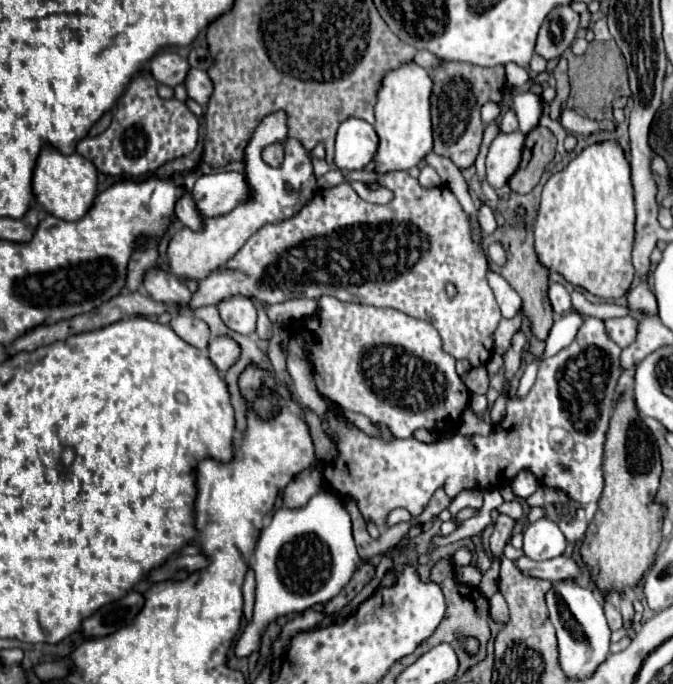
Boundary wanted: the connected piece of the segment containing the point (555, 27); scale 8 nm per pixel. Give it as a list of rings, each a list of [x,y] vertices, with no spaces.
[[[556,7],[540,27],[536,55],[540,55],[546,61],[558,59],[576,39],[576,31],[578,15],[570,7]]]

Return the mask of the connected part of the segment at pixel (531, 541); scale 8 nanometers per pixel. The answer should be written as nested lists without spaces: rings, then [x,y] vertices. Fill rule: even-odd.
[[[542,517],[524,529],[524,547],[522,549],[530,559],[544,561],[544,559],[558,557],[564,553],[566,545],[568,543],[566,543],[558,523],[548,517]]]

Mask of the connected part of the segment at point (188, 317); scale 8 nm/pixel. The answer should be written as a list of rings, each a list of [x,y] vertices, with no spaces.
[[[192,311],[186,313],[178,313],[174,315],[174,319],[170,321],[170,327],[176,331],[178,337],[182,337],[186,343],[198,347],[198,349],[208,349],[208,341],[210,341],[210,331],[208,325],[200,319],[194,317]]]

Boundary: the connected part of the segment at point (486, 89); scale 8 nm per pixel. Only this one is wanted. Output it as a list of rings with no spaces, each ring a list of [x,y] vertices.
[[[442,61],[438,69],[432,71],[434,91],[432,91],[432,127],[434,127],[434,153],[448,157],[458,169],[468,169],[474,165],[480,151],[484,125],[480,121],[480,107],[486,101],[500,101],[504,95],[506,75],[504,67],[478,67],[460,61]]]

